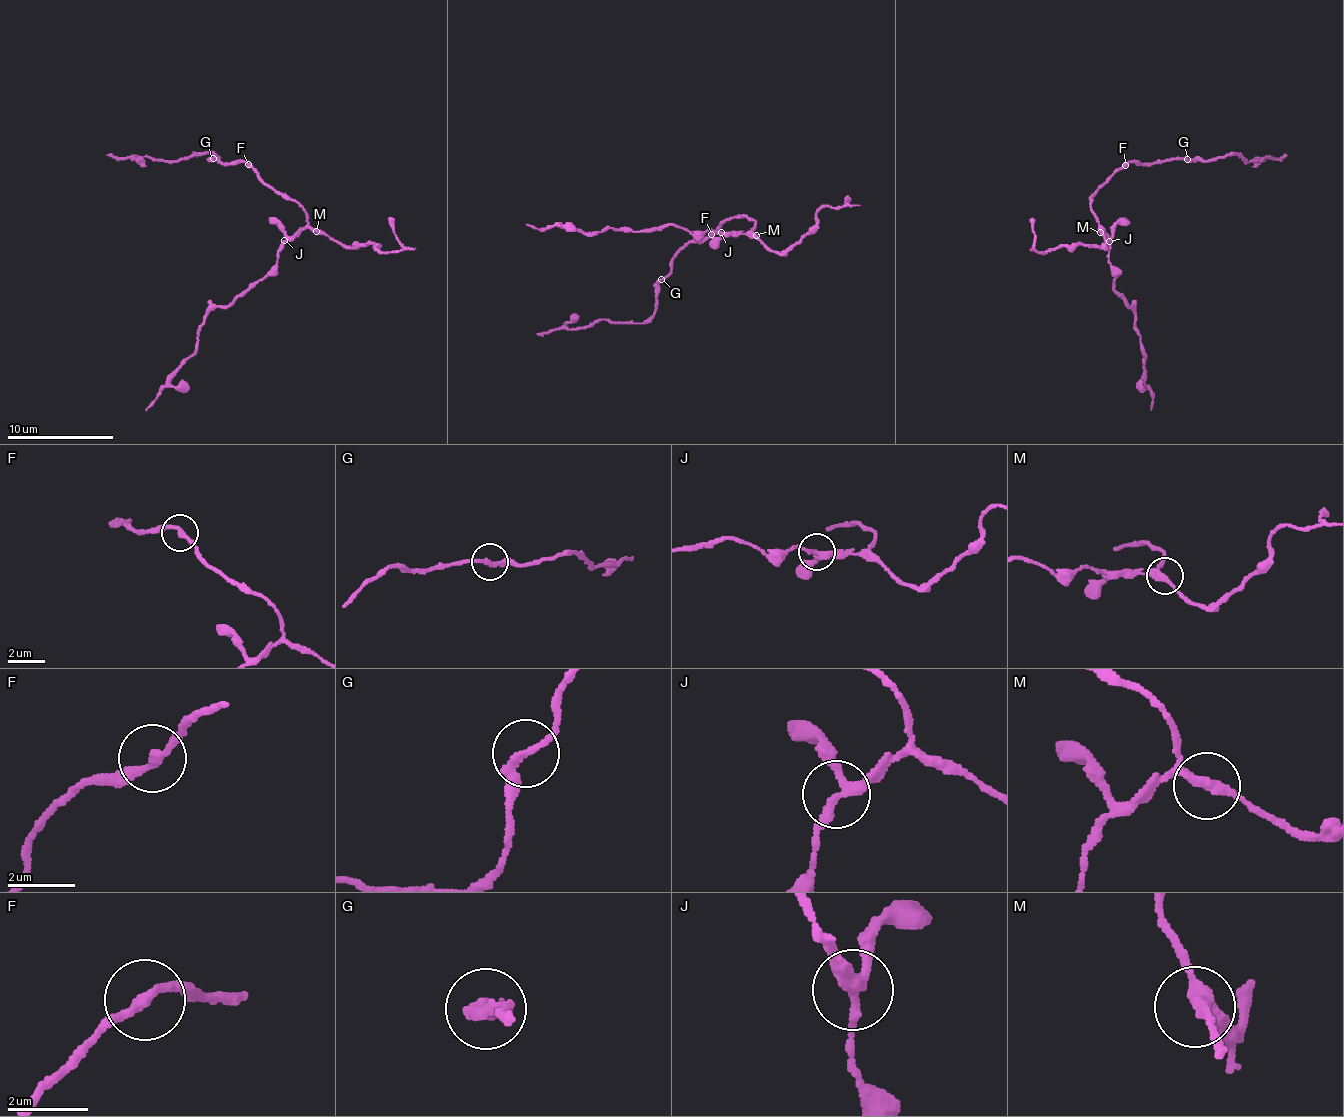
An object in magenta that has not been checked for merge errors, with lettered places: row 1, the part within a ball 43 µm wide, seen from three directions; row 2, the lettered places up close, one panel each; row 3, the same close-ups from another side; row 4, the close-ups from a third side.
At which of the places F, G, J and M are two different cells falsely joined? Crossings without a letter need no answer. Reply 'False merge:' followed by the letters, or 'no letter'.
False merge: J

